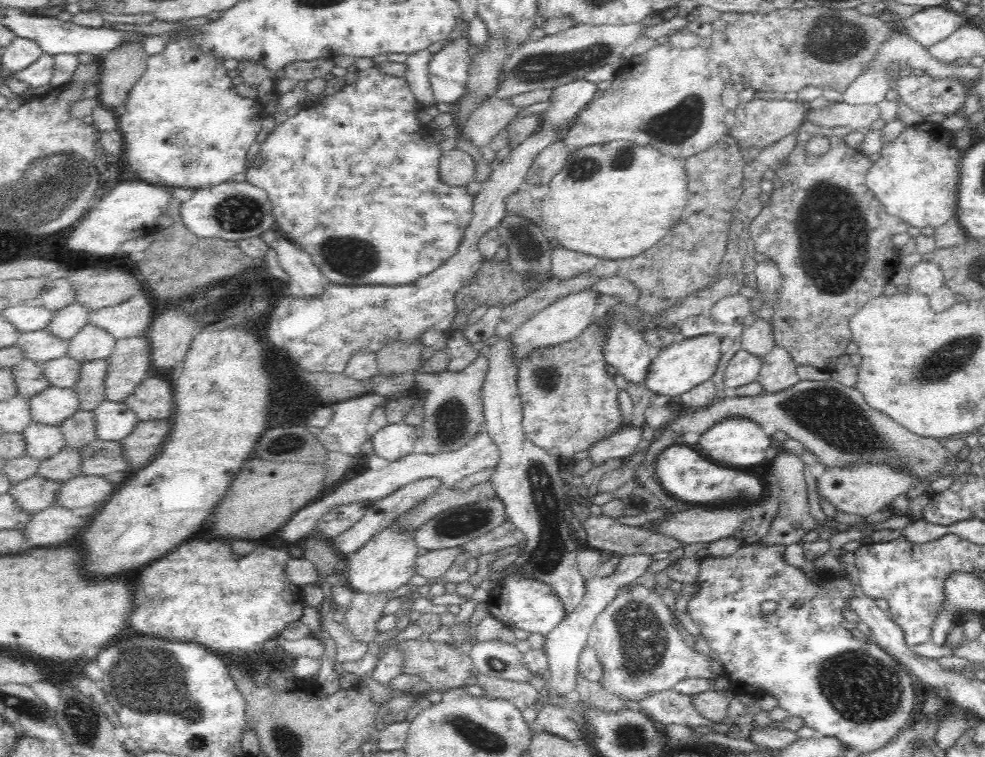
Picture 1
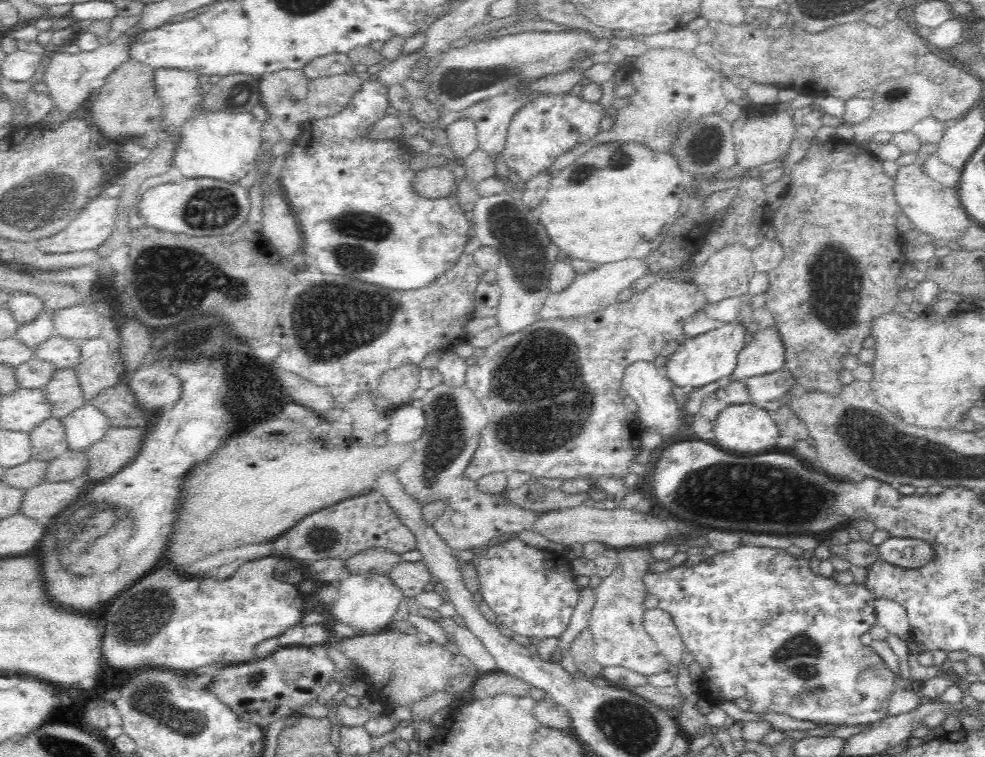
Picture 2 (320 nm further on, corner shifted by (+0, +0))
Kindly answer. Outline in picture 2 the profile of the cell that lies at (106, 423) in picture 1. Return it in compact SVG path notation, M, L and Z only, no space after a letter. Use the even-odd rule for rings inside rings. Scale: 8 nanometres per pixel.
M87 402L78 410L60 418L60 423L64 429L66 446L72 452L86 450L91 444L98 442L111 427L106 416Z

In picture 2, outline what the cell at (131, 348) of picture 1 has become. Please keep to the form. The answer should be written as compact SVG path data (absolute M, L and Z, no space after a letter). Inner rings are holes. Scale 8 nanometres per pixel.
M92 338L78 345L78 365L73 369L83 398L88 402L122 381L123 361L102 338Z

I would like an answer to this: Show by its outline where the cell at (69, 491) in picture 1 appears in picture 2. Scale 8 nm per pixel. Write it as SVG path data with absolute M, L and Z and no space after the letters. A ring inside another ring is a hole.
M44 481L24 491L18 513L34 520L52 518L81 495L81 483L78 481Z

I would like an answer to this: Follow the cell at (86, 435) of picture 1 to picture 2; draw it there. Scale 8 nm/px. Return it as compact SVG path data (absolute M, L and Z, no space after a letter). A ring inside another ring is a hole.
M46 418L34 430L28 433L30 437L30 459L50 462L52 459L68 451L64 429L59 418Z

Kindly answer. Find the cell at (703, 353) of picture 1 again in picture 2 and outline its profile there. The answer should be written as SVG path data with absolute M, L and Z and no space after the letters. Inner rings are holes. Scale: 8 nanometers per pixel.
M737 321L731 324L724 323L719 328L687 339L674 354L669 356L664 373L678 387L691 386L693 389L702 389L706 384L724 382L736 370L738 356L747 344L746 336L748 329L742 322Z

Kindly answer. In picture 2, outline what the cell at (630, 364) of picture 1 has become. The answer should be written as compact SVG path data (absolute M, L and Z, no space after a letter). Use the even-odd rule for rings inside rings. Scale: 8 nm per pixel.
M636 362L626 369L622 389L626 396L636 402L635 422L638 429L651 430L661 438L674 438L684 430L684 424L690 419L685 414L684 406L674 399L674 383L667 375L648 362Z

